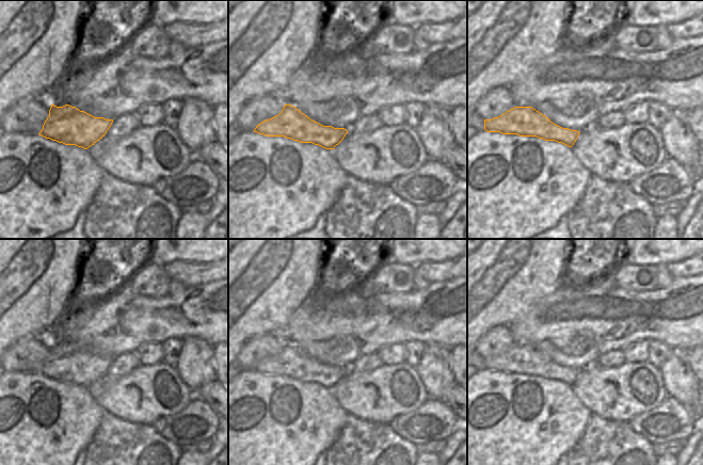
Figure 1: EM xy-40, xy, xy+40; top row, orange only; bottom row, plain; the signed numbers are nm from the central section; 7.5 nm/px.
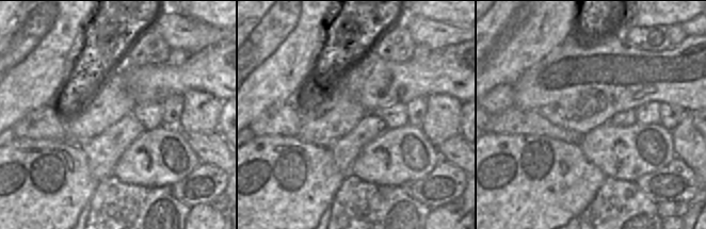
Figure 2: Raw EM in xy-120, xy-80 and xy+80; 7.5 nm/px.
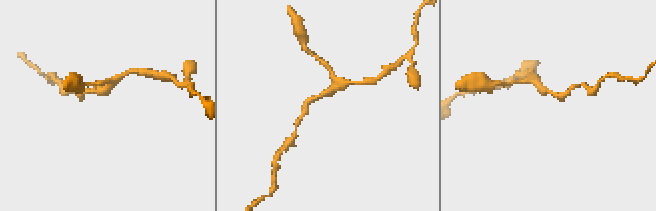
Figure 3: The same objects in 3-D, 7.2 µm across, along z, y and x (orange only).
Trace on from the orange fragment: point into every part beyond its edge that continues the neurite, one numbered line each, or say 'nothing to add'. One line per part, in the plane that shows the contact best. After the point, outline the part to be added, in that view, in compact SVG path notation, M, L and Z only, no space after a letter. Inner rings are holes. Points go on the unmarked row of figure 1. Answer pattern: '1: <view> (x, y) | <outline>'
nothing to add

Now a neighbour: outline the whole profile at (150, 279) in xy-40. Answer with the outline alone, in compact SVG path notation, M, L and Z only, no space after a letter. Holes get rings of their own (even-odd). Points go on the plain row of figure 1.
M147 260L130 278L133 292L150 299L161 299L169 294L171 278L164 267Z

